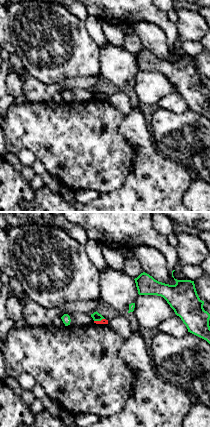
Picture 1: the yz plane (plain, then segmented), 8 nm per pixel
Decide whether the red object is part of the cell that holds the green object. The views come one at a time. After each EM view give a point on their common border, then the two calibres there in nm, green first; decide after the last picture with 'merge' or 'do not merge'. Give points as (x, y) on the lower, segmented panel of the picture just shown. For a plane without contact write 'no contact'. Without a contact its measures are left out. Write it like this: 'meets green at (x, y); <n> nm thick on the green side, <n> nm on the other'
meets green at (99, 320); 70 nm thick on the green side, 50 nm on the other

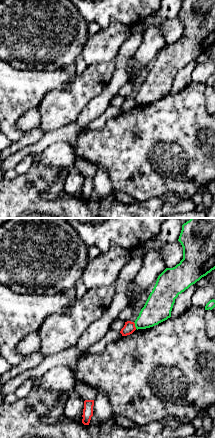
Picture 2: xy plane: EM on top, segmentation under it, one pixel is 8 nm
meets green at (135, 325); 220 nm thick on the green side, 90 nm on the other

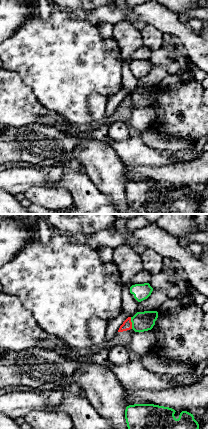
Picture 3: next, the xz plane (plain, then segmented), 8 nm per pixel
meets green at (132, 323); 160 nm thick on the green side, 80 nm on the other

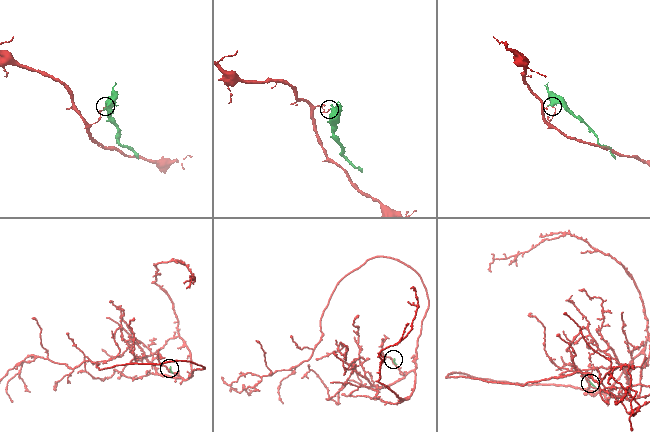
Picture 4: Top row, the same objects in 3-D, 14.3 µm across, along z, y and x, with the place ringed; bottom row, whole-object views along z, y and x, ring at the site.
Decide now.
do not merge

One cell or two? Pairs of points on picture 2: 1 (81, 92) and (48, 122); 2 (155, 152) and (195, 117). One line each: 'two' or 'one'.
1: one
2: one

